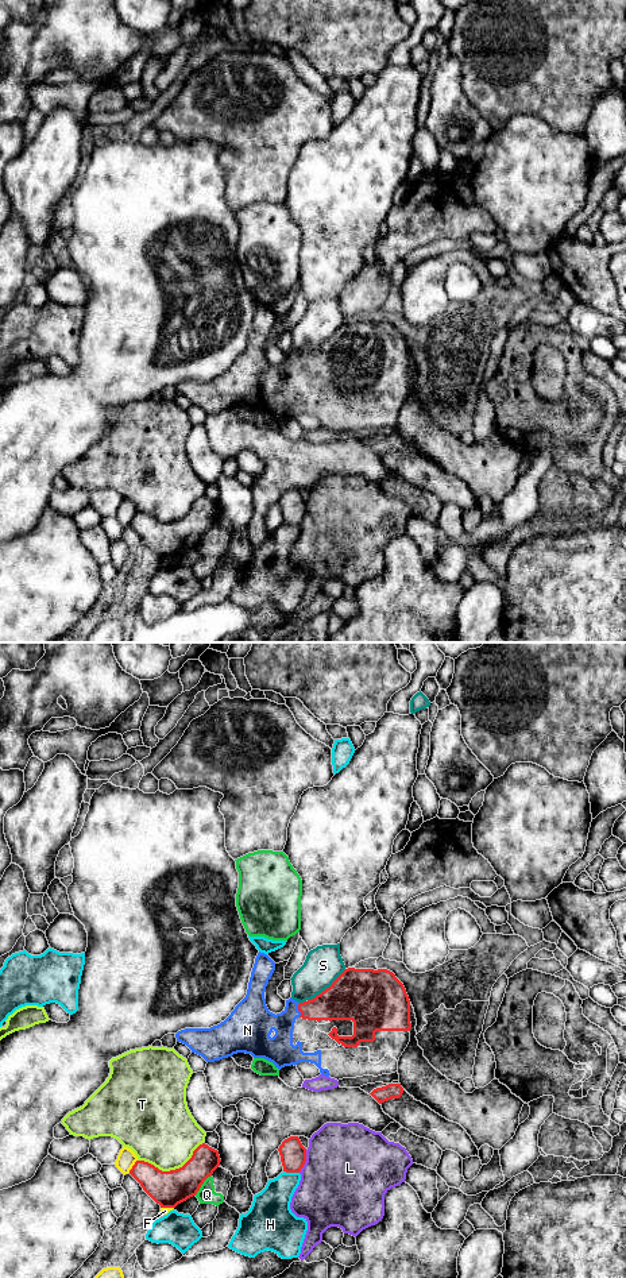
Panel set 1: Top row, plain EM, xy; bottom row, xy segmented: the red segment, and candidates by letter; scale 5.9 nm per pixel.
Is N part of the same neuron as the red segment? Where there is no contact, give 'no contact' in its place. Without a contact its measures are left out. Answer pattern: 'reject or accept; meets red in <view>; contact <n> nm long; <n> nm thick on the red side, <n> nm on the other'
accept; meets red in xy; contact 90 nm long; 220 nm thick on the red side, 180 nm on the other

